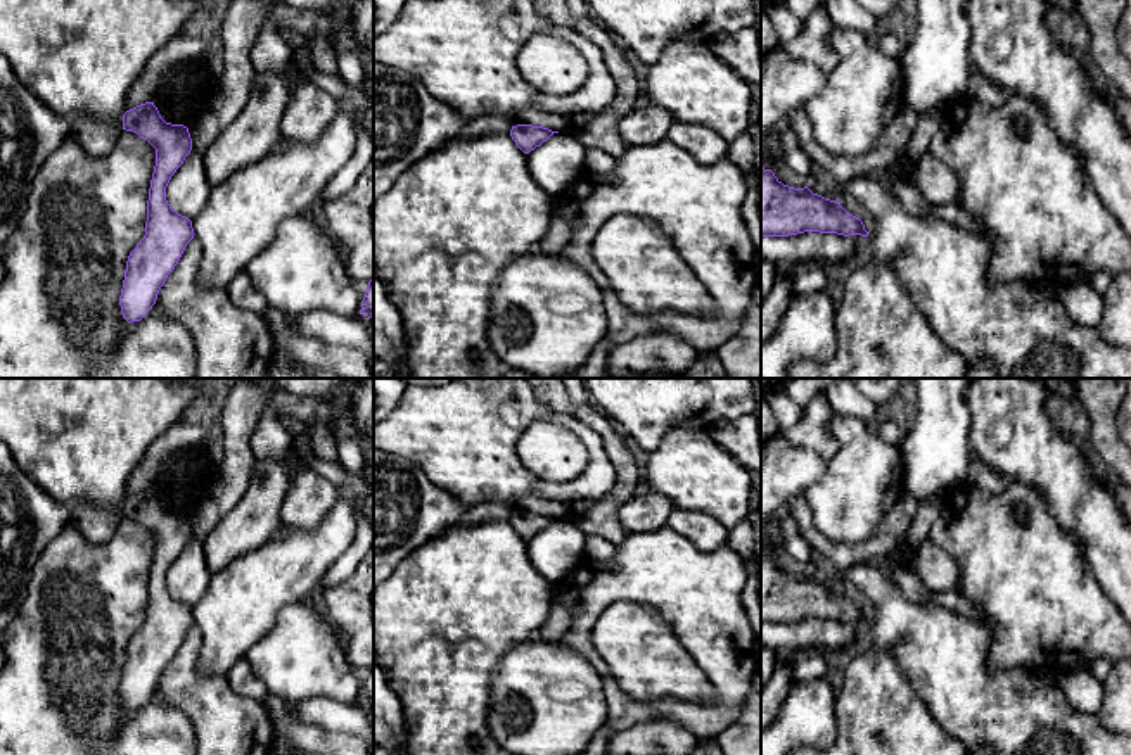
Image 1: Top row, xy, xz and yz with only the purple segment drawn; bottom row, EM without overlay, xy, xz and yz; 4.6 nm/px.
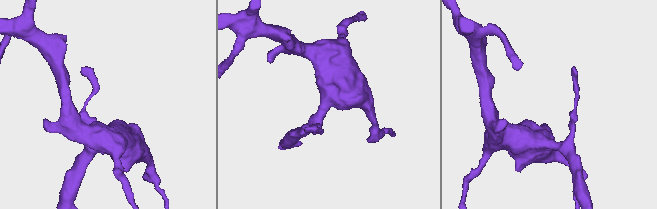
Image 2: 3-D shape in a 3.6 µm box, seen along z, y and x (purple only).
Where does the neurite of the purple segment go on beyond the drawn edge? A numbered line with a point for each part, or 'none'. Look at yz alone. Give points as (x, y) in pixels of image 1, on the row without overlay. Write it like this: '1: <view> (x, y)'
none

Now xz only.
none

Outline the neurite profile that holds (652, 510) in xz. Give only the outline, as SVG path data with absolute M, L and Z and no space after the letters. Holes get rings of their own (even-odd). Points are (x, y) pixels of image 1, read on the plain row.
M649 491L643 496L633 496L619 510L619 522L626 532L657 530L668 525L674 506L669 498Z

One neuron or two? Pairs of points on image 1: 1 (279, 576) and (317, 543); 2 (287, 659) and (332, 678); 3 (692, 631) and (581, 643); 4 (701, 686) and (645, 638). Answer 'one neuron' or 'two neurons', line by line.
1: one neuron
2: one neuron
3: one neuron
4: one neuron

